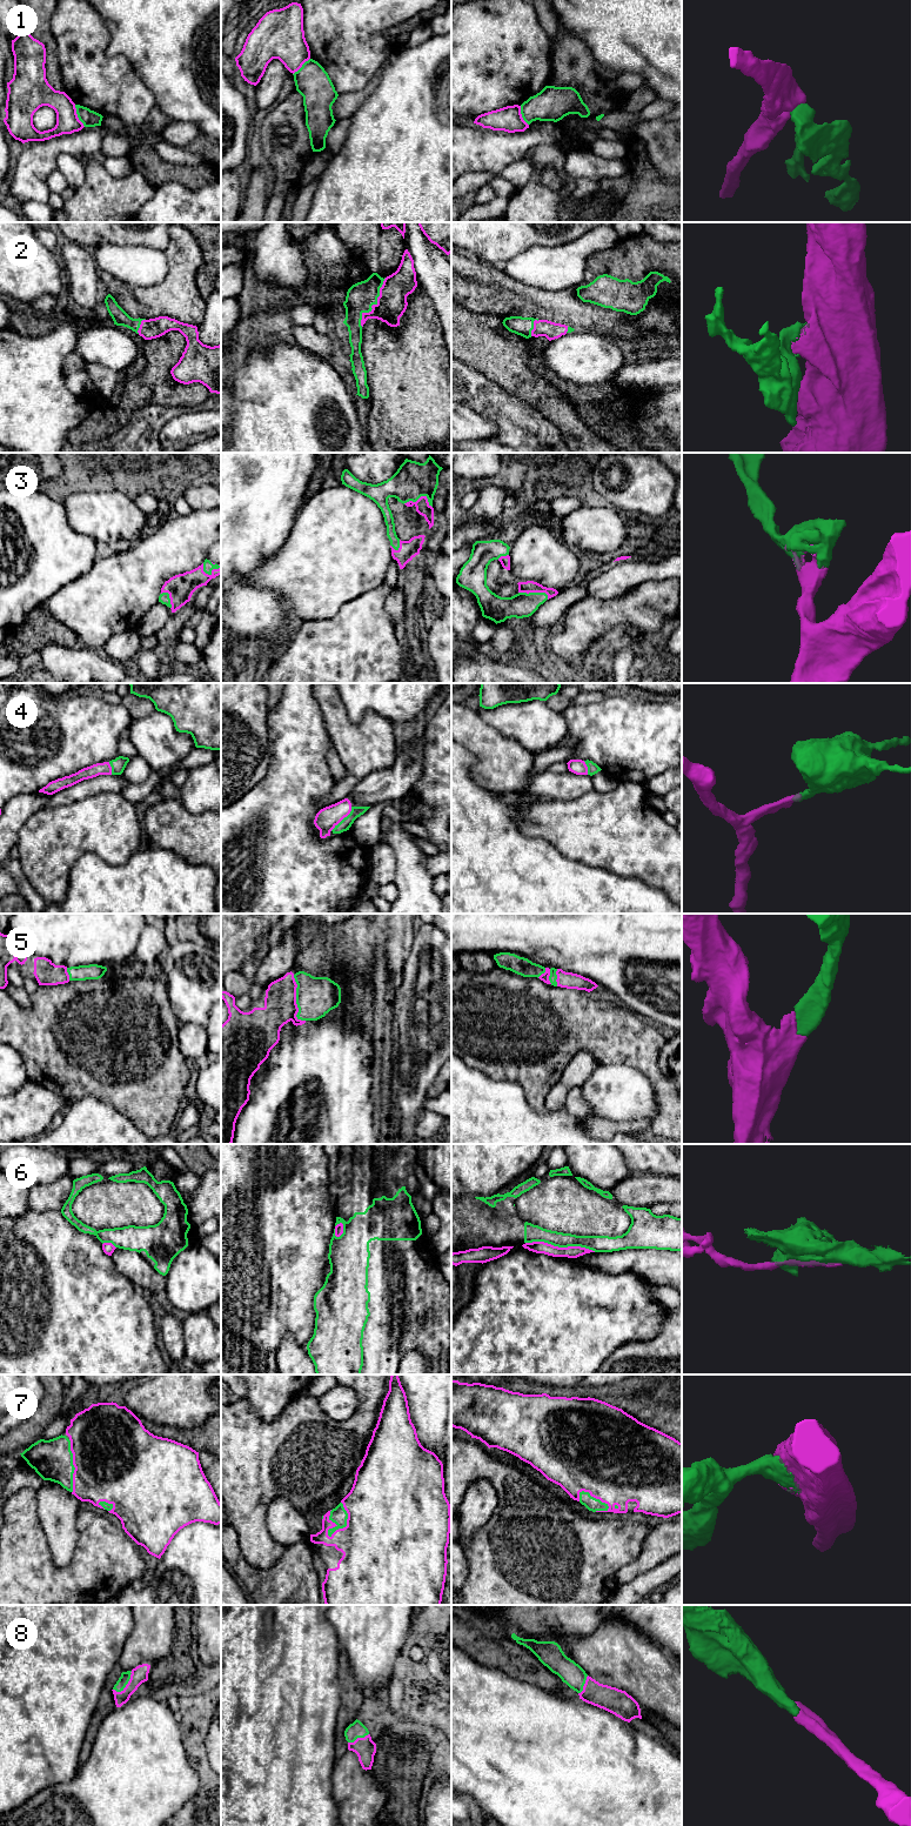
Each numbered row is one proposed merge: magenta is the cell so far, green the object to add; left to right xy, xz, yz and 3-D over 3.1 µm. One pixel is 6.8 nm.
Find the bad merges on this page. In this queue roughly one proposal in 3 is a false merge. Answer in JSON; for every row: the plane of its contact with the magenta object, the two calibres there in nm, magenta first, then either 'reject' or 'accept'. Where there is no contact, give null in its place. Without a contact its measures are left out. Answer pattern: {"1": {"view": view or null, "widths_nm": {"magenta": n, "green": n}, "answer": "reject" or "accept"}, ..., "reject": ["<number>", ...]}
{"1": {"view": "xy", "widths_nm": {"magenta": 160, "green": 110}, "answer": "reject"}, "2": {"view": "xz", "widths_nm": {"magenta": 200, "green": 190}, "answer": "accept"}, "3": {"view": "xz", "widths_nm": {"magenta": 100, "green": 260}, "answer": "accept"}, "4": {"view": "xz", "widths_nm": {"magenta": 150, "green": 80}, "answer": "accept"}, "5": {"view": "xz", "widths_nm": {"magenta": 220, "green": 280}, "answer": "accept"}, "6": {"view": "yz", "widths_nm": {"magenta": 80, "green": 110}, "answer": "reject"}, "7": {"view": "xz", "widths_nm": {"magenta": 500, "green": 120}, "answer": "accept"}, "8": {"view": "xy", "widths_nm": {"magenta": 110, "green": 70}, "answer": "accept"}, "reject": ["1", "6"]}

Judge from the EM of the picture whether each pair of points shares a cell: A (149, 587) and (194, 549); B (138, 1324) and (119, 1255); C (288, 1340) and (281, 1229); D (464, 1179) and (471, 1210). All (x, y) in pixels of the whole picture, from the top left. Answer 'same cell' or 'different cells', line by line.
A: same cell
B: different cells
C: different cells
D: different cells

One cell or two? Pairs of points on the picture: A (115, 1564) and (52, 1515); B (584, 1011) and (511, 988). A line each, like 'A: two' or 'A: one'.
A: two
B: one

